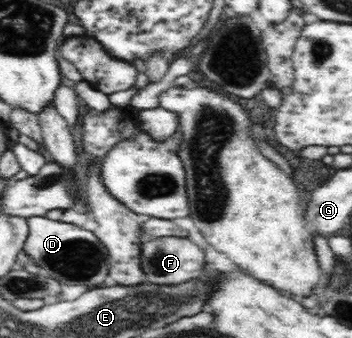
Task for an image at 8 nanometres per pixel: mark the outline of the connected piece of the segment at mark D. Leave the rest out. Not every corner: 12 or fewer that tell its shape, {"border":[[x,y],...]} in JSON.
{"border":[[27,219],[23,251],[64,285],[100,287],[109,256],[94,232]]}

